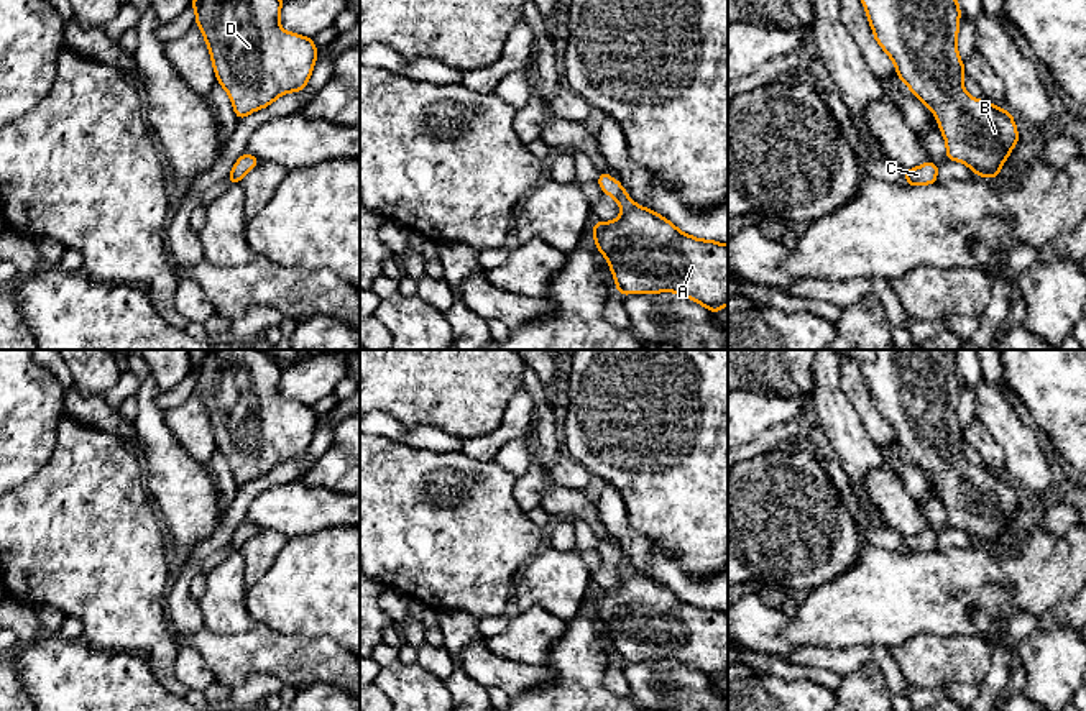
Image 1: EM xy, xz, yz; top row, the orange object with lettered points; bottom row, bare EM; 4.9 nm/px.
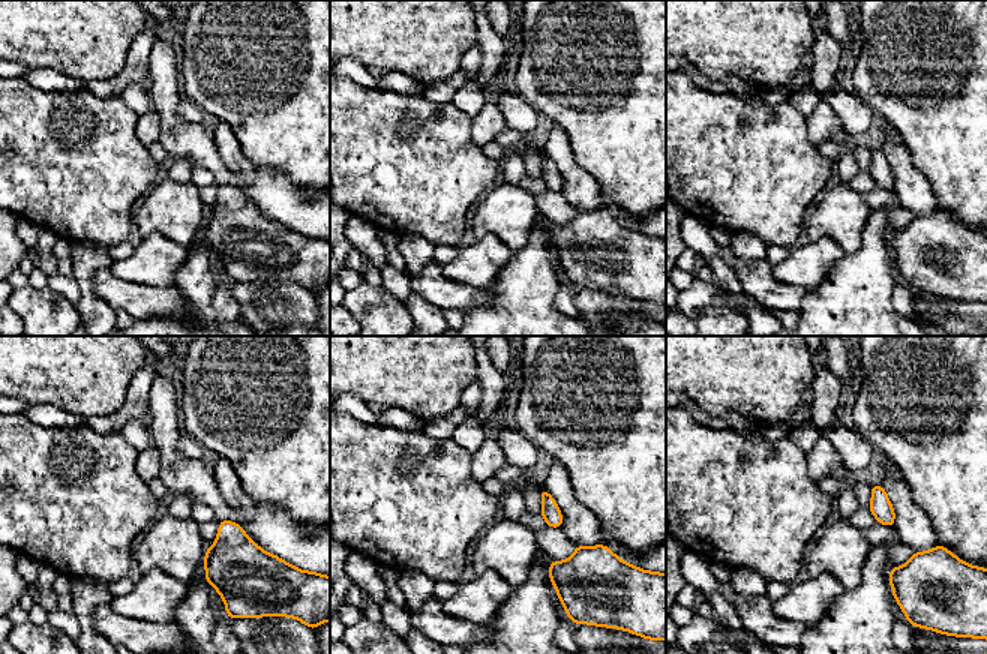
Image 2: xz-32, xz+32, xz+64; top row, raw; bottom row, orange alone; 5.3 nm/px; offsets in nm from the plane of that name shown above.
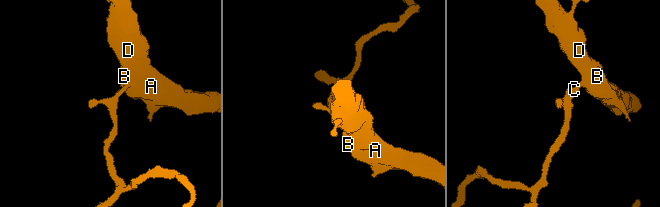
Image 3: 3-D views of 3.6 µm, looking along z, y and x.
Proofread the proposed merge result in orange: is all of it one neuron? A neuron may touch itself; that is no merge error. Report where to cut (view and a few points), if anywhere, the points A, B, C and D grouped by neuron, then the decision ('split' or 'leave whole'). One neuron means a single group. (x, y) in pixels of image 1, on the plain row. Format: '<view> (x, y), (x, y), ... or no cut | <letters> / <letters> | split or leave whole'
no cut | A B C D | leave whole

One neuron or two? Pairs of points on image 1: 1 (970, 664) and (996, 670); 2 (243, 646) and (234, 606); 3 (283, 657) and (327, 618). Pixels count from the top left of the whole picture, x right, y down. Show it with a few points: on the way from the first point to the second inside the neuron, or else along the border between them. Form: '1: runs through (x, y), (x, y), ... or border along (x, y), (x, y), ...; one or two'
1: border along (994, 649), (991, 667), (978, 683); two
2: border along (255, 623), (230, 634), (212, 634), (206, 629); two
3: border along (268, 628), (288, 634), (327, 636), (342, 647); two

